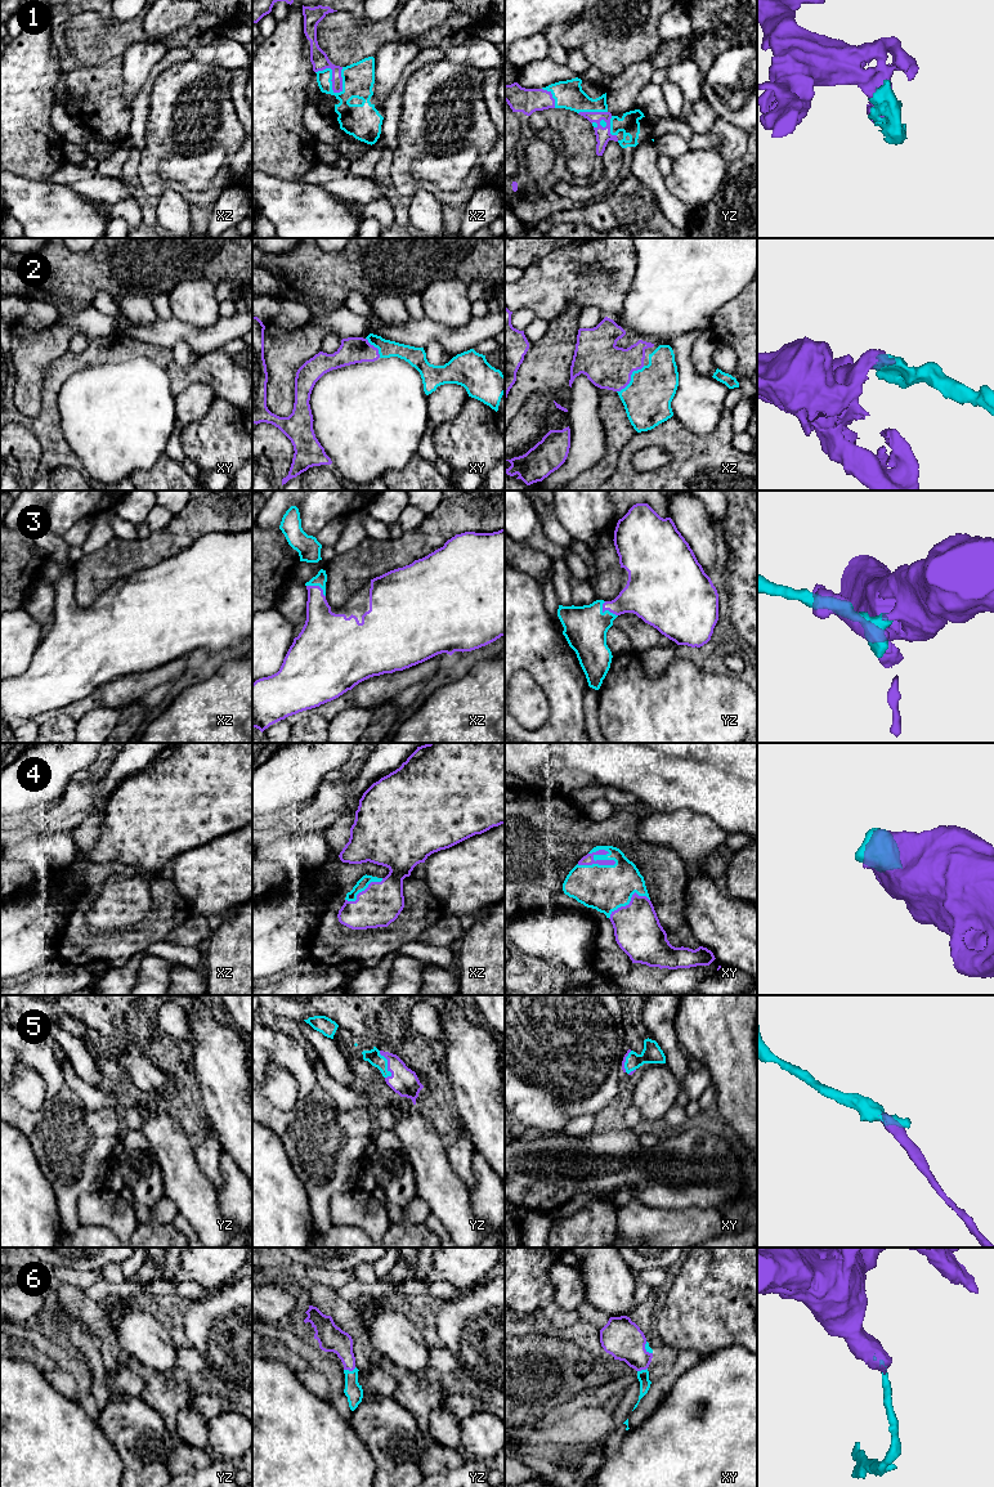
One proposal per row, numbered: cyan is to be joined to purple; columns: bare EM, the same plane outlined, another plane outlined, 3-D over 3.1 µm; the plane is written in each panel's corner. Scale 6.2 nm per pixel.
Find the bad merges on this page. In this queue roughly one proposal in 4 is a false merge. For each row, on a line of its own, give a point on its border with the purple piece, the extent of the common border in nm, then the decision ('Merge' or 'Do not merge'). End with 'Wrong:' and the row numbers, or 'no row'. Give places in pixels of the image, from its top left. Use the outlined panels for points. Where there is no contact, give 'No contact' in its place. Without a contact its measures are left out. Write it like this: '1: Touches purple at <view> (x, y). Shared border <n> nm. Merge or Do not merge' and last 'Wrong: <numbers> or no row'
1: Touches purple at xz (332, 77). Shared border 220 nm. Merge
2: Touches purple at xz (630, 377). Shared border 240 nm. Merge
3: Touches purple at yz (608, 609). Shared border 130 nm. Merge
4: Touches purple at xy (596, 863). Shared border 240 nm. Merge
5: Touches purple at yz (388, 1064). Shared border 180 nm. Merge
6: Touches purple at yz (349, 1370). Shared border 80 nm. Merge
Wrong: no row

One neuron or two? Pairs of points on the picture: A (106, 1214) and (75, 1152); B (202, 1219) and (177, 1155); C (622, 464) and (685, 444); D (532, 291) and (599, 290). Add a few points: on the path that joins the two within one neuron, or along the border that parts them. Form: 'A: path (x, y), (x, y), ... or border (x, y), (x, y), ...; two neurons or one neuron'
A: border (102, 1185), (79, 1197), (77, 1217); two neurons
B: path (198, 1204), (184, 1183), (180, 1170); one neuron
C: path (632, 447), (644, 438), (668, 438); one neuron
D: path (549, 291), (582, 290); one neuron

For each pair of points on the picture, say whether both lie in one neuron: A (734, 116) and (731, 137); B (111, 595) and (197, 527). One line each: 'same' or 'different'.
A: different
B: different

